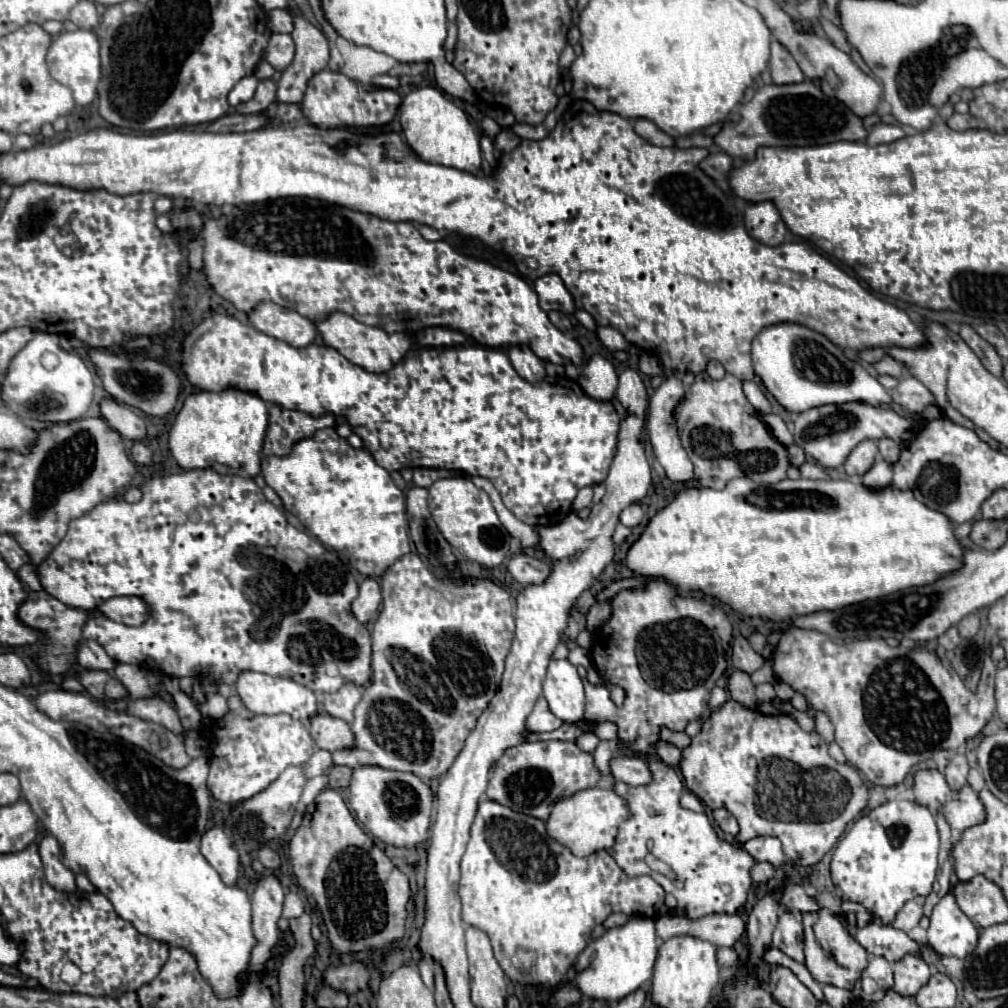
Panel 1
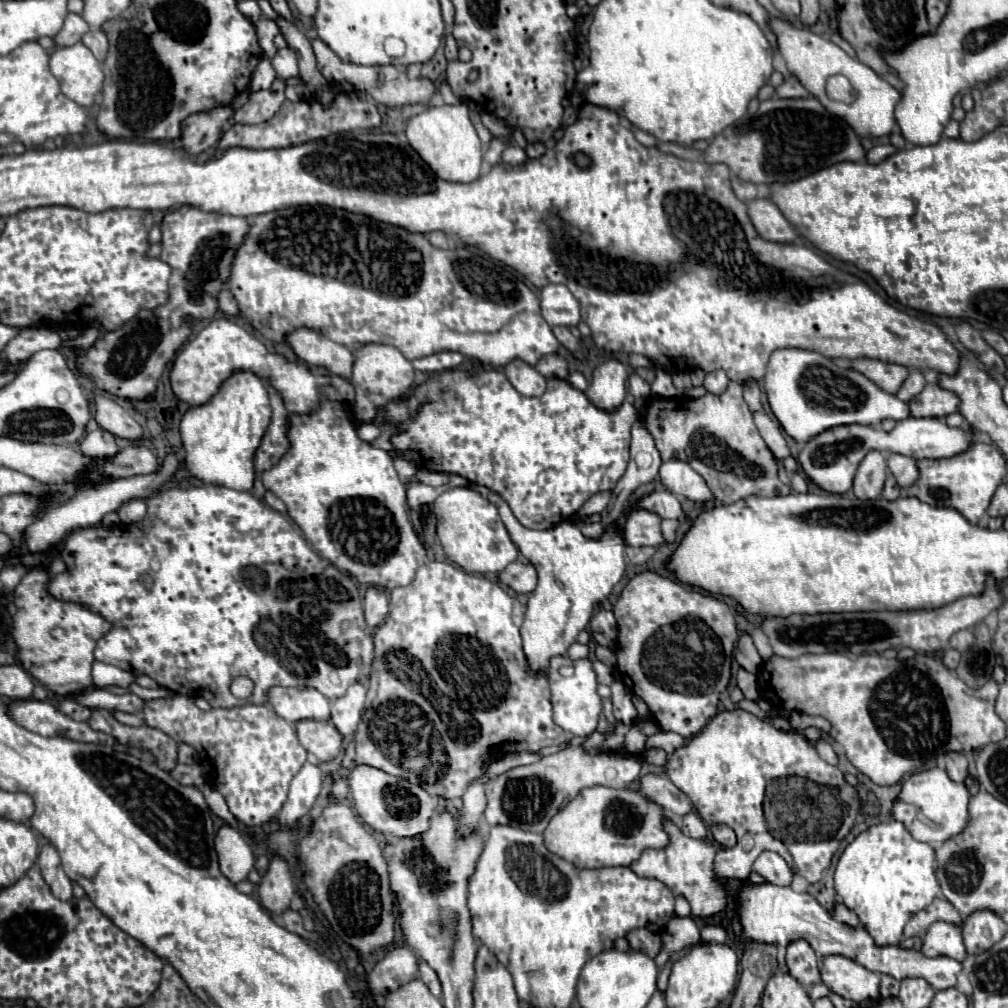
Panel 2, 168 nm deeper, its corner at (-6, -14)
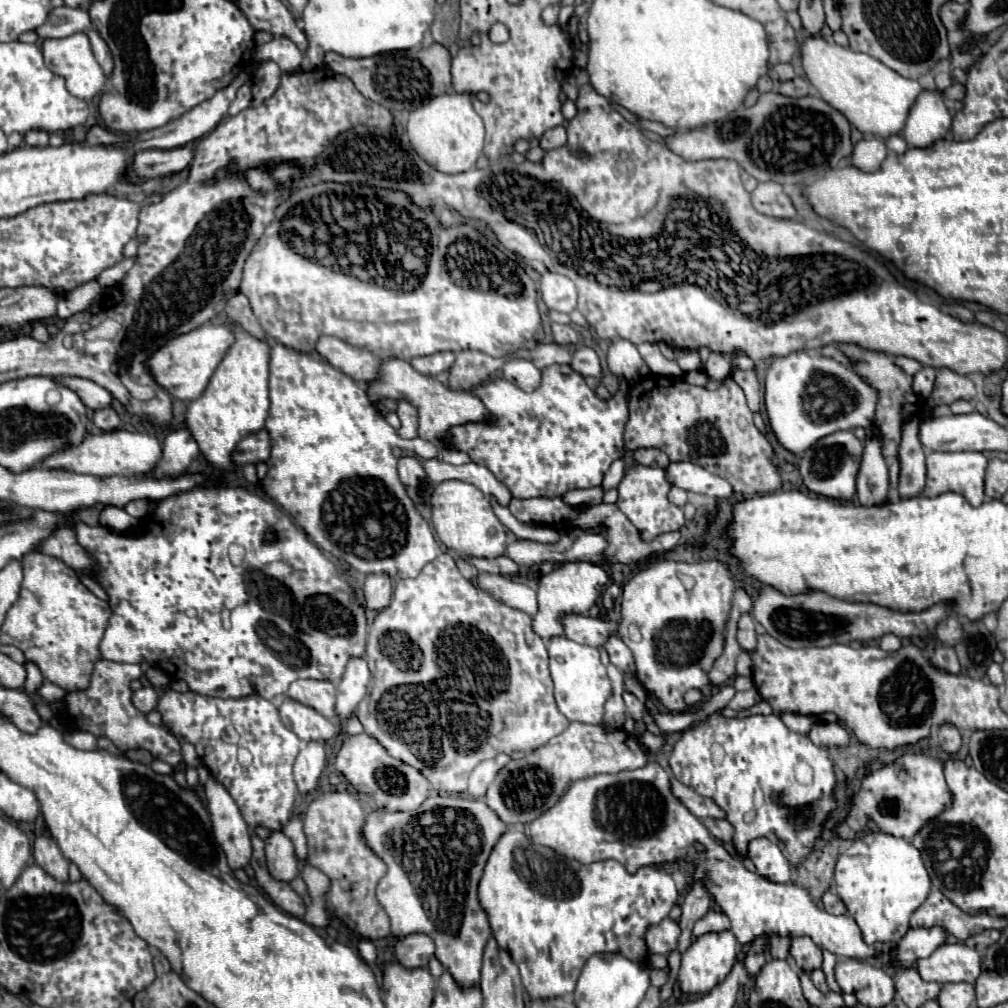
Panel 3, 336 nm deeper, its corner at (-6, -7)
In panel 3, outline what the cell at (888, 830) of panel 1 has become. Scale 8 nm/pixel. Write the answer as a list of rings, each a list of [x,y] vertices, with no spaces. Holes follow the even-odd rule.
[[[870,831],[860,839],[850,841],[848,849],[838,857],[836,861],[836,891],[840,899],[846,903],[848,913],[856,919],[862,937],[868,945],[874,943],[890,943],[890,941],[900,941],[908,927],[908,919],[916,907],[924,903],[924,899],[930,893],[930,877],[924,867],[924,861],[920,857],[920,851],[906,839],[902,837],[892,837],[884,831]]]

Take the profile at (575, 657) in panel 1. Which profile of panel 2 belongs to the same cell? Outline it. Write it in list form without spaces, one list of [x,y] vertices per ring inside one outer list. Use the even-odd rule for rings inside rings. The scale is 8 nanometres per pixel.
[[[594,660],[594,668],[596,668],[596,676],[600,684],[612,684],[614,682],[614,670],[606,664],[602,664],[600,660]]]

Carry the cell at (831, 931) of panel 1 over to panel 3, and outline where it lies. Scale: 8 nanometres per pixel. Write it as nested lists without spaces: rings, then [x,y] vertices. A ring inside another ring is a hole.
[[[838,961],[836,981],[844,993],[858,997],[862,1005],[884,1007],[894,999],[894,979],[884,973],[884,967],[876,961]]]

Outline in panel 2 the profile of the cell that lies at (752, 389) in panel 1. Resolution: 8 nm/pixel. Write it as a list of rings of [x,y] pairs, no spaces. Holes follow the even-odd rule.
[[[748,378],[744,382],[744,400],[748,402],[752,412],[762,408],[762,404],[760,404],[760,384],[754,378]]]

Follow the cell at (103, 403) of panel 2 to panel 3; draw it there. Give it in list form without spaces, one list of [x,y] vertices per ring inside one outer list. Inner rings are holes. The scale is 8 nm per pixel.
[[[60,377],[56,379],[60,385],[70,387],[72,391],[76,391],[82,399],[82,403],[90,409],[106,409],[112,407],[112,393],[108,393],[104,387],[96,385],[94,381],[88,379],[80,379],[80,377]]]

